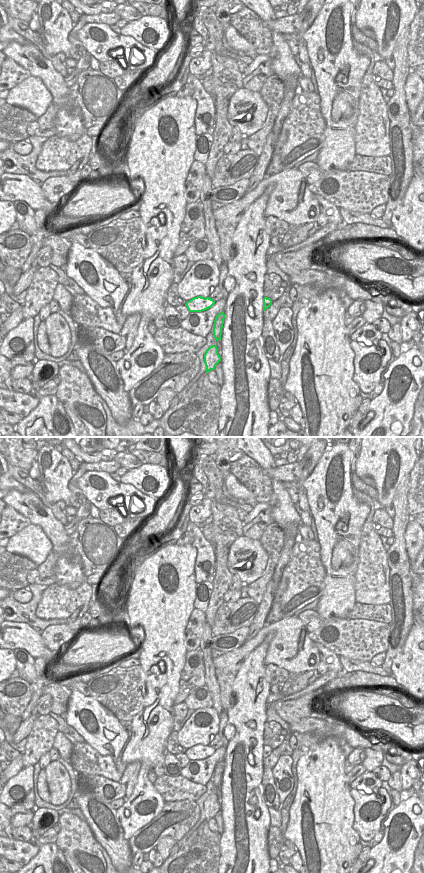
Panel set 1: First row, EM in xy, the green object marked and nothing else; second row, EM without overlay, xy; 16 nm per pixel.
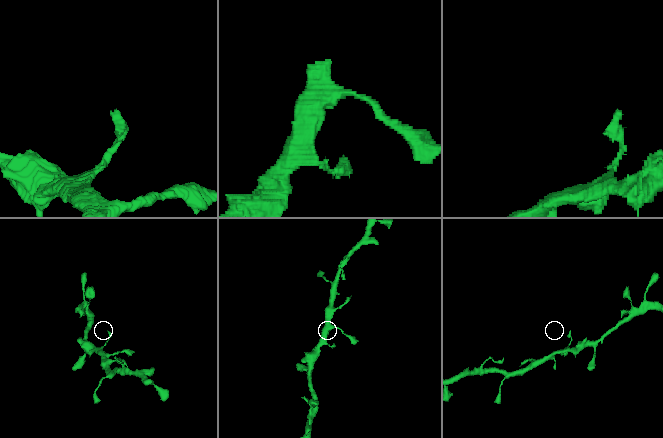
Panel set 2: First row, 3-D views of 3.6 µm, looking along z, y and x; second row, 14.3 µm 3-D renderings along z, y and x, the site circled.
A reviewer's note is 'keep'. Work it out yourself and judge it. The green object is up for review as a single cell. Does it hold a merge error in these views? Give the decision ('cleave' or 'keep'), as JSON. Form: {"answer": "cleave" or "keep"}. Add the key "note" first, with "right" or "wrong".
{"note": "right", "answer": "keep"}

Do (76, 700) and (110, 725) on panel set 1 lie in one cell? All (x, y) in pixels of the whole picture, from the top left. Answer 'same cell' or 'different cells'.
same cell

